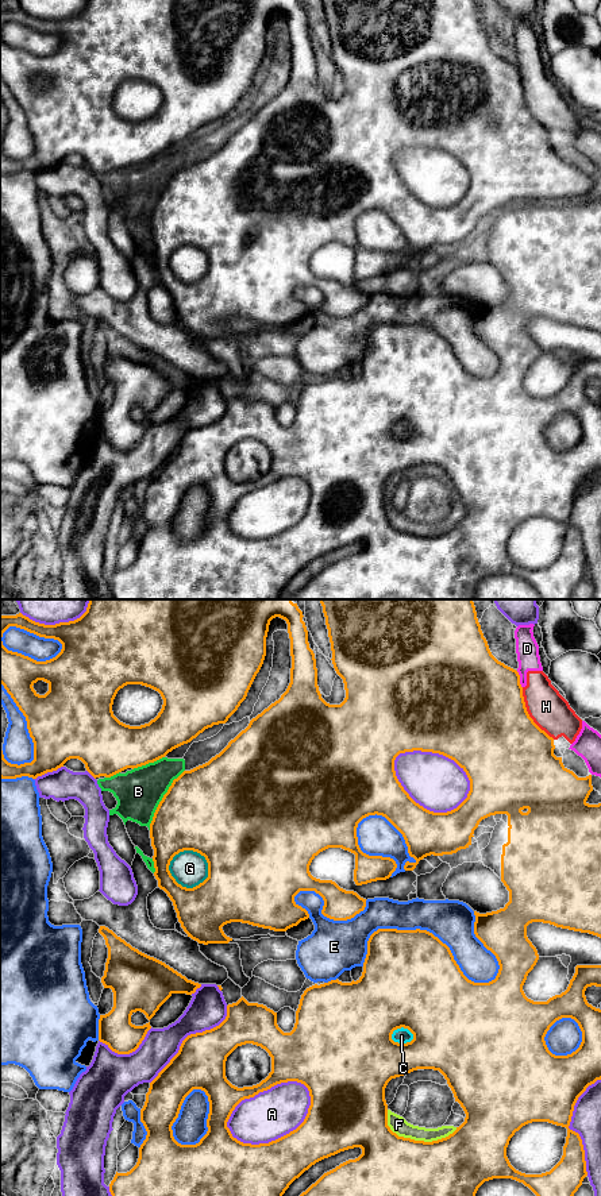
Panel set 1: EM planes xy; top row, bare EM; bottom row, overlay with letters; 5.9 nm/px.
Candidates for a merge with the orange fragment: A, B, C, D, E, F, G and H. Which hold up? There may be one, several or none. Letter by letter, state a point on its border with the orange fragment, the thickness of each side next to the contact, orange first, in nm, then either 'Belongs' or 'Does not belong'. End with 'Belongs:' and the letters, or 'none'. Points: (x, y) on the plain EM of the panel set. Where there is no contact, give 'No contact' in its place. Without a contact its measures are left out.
A: Touches orange at xy (262, 486). Thickness 240 nm (orange) against 300 nm. Does not belong
B: Touches orange at xy (162, 195). Thickness 480 nm (orange) against 280 nm. Belongs
C: Touches orange at xy (401, 439). Thickness 420 nm (orange) against 90 nm. Belongs
D: Touches orange at xy (519, 74). Thickness 480 nm (orange) against 140 nm. Does not belong
E: Touches orange at xy (428, 327). Thickness 480 nm (orange) against 260 nm. Does not belong
F: Touches orange at xy (413, 535). Thickness 500 nm (orange) against 100 nm. Belongs
G: Touches orange at xy (185, 282). Thickness 320 nm (orange) against 220 nm. Belongs
H: Touches orange at xy (528, 110). Thickness 500 nm (orange) against 220 nm. Does not belong
Belongs: B, C, F, G

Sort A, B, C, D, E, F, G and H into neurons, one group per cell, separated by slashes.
A / B C F G / D H / E

